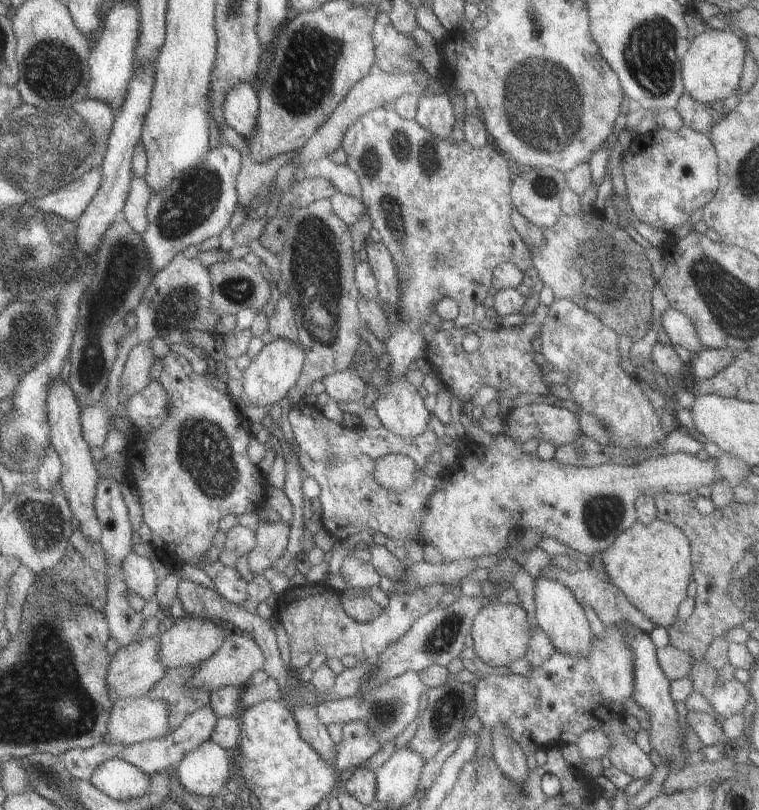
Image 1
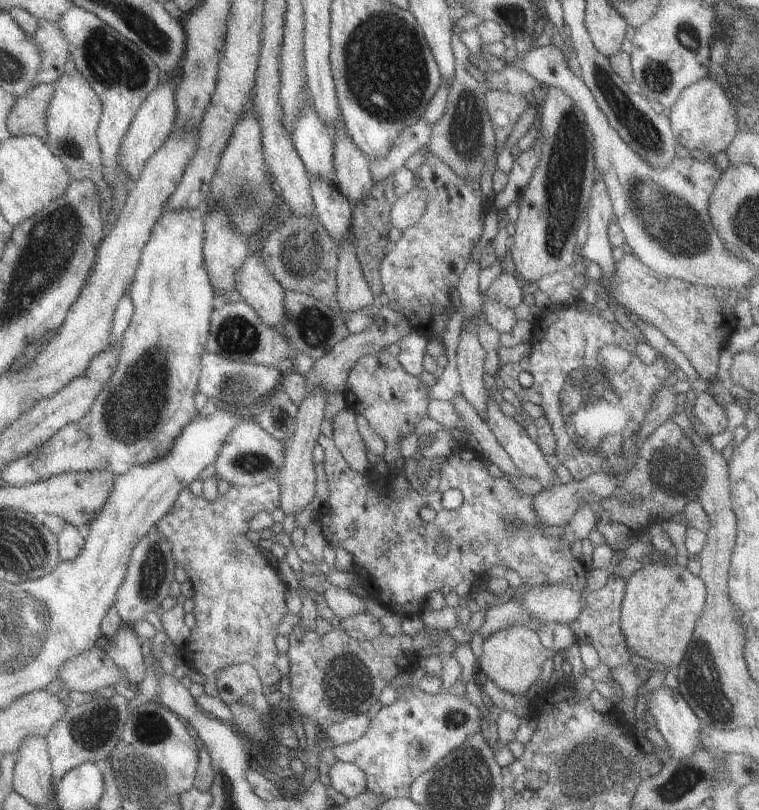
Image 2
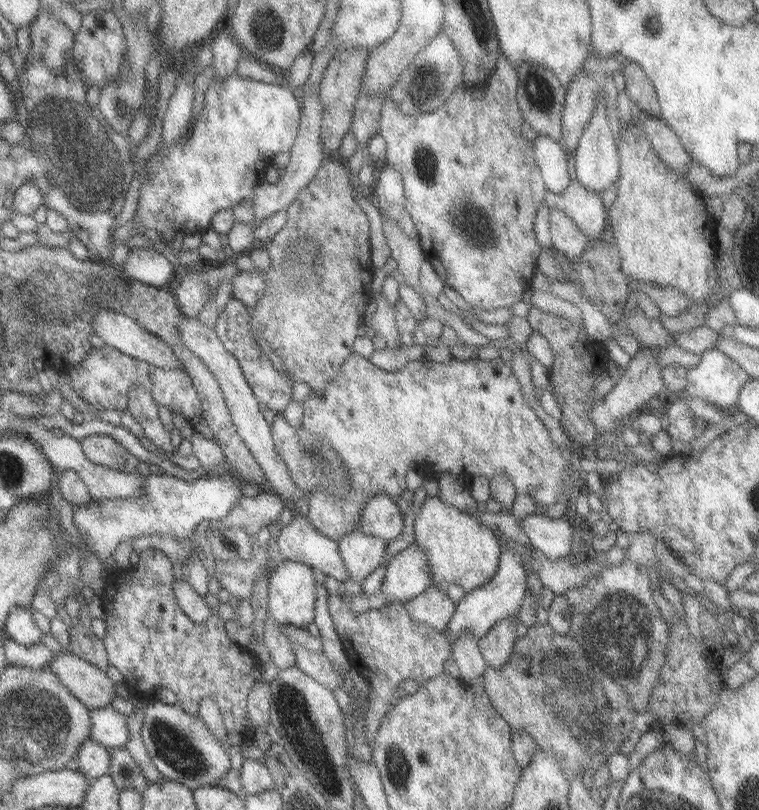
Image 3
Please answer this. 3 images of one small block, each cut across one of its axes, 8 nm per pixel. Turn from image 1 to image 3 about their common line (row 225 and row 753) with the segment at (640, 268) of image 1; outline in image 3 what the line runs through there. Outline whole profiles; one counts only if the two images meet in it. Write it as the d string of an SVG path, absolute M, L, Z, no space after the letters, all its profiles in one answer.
M546 624L531 626L527 635L515 641L508 663L500 669L487 665L482 678L483 689L492 706L510 728L526 731L536 741L538 748L552 751L568 780L574 775L582 777L585 769L593 770L595 774L603 763L608 766L610 755L620 752L620 742L634 729L633 720L637 713L630 708L624 688L602 672L572 636L553 632Z

